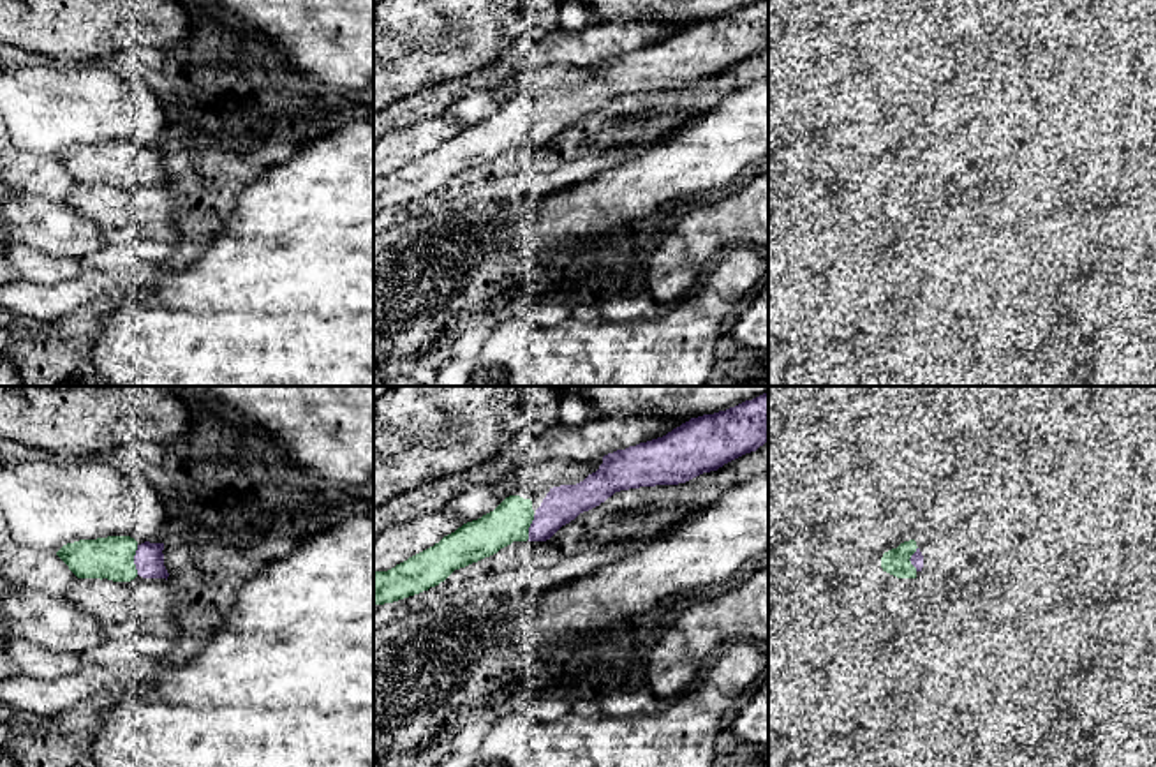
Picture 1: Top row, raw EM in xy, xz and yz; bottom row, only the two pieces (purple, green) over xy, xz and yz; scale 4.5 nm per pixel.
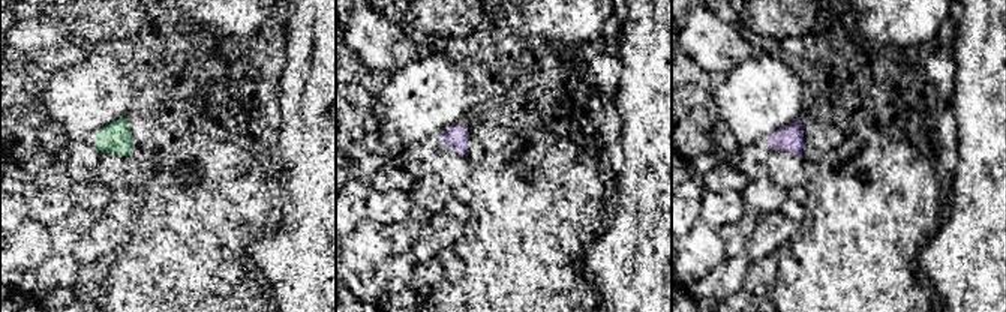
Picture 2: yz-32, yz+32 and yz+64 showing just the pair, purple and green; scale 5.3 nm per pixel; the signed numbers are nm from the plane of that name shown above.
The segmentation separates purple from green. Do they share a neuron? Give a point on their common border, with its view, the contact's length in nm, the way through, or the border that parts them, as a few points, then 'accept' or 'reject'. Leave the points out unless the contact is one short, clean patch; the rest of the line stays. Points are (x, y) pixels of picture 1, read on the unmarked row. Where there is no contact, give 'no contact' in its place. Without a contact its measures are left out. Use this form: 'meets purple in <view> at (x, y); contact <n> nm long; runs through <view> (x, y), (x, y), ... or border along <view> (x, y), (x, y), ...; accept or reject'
meets purple in xy at (134, 164); contact 140 nm long; accept

